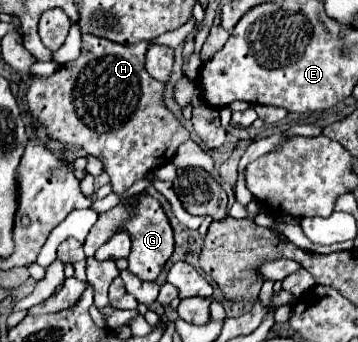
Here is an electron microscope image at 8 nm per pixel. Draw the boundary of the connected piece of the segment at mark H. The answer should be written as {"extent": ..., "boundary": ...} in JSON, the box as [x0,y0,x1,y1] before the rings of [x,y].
{"extent":[27,33,189,193],"boundary":[[[83,33],[81,55],[75,61],[59,65],[49,77],[33,77],[27,91],[27,103],[33,117],[39,117],[51,139],[85,149],[89,155],[101,159],[105,173],[111,177],[113,193],[125,193],[135,181],[143,179],[149,169],[169,163],[181,143],[189,139],[189,131],[165,109],[163,83],[155,81],[145,71],[145,53],[149,43],[119,45],[109,39]]]}

